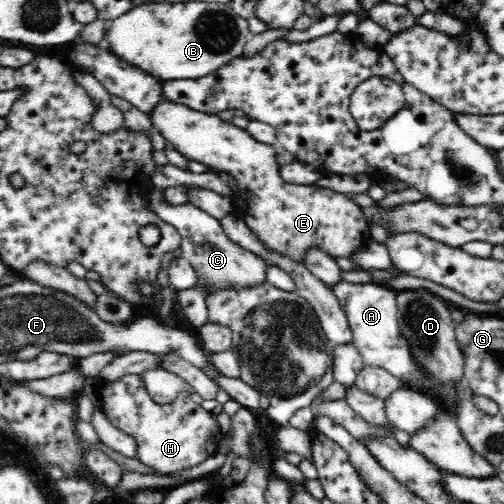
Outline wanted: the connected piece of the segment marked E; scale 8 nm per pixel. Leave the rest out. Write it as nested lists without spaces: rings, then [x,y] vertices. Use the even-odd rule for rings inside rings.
[[[168,100],[152,107],[151,111],[149,118],[152,121],[153,130],[164,136],[180,154],[190,160],[201,162],[212,170],[227,172],[237,180],[238,189],[233,196],[233,202],[239,201],[243,205],[247,214],[243,221],[261,240],[266,250],[286,256],[290,261],[304,264],[306,252],[310,248],[324,250],[334,260],[350,259],[362,248],[362,244],[368,241],[365,232],[369,228],[369,222],[362,208],[358,207],[347,195],[329,188],[305,188],[302,185],[288,184],[280,176],[280,165],[276,161],[277,154],[274,147],[254,140],[247,130],[240,130],[231,122],[222,121],[217,115],[197,112],[196,109],[186,108],[184,104],[176,104]]]

